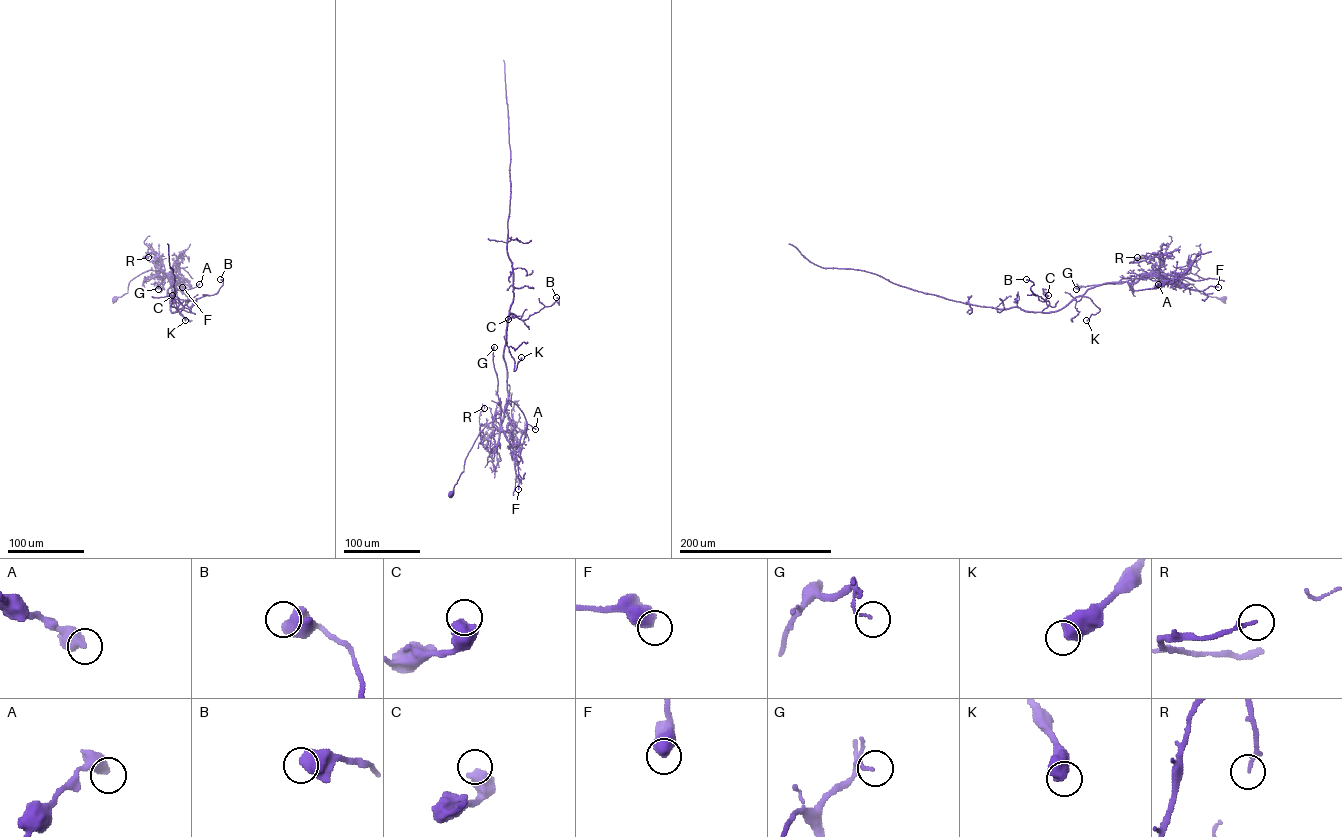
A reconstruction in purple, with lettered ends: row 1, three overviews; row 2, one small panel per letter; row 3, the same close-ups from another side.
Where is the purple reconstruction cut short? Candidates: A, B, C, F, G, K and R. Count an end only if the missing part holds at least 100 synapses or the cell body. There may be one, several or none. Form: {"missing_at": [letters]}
{"missing_at": []}

